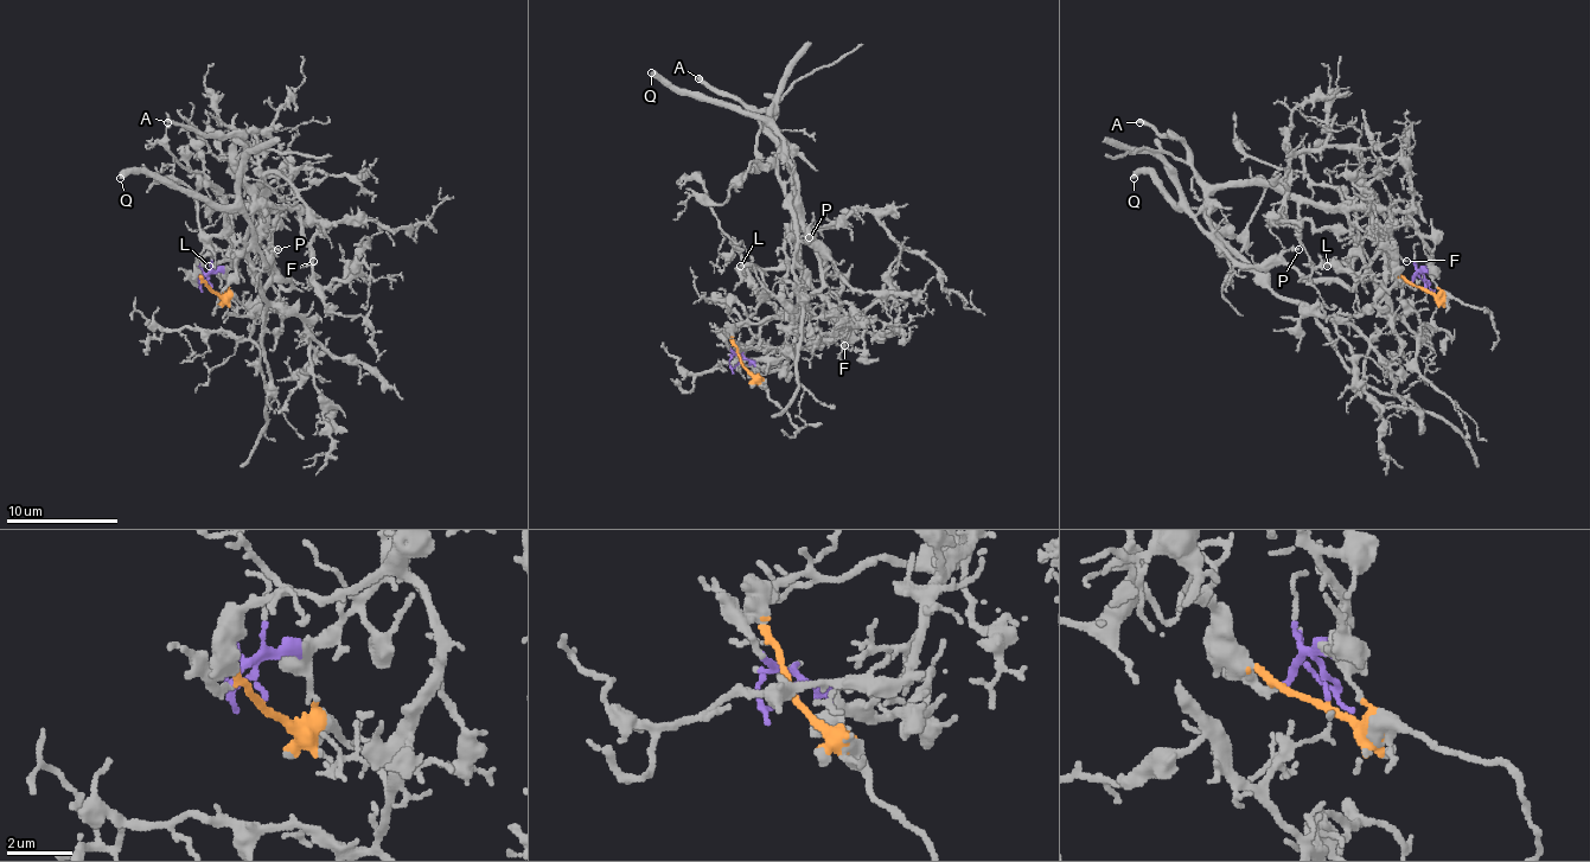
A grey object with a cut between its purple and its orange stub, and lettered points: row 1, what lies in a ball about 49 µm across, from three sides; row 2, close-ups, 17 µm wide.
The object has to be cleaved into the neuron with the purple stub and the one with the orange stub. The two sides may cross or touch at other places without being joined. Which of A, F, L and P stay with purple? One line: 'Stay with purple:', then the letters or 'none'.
Stay with purple: A, F, L

